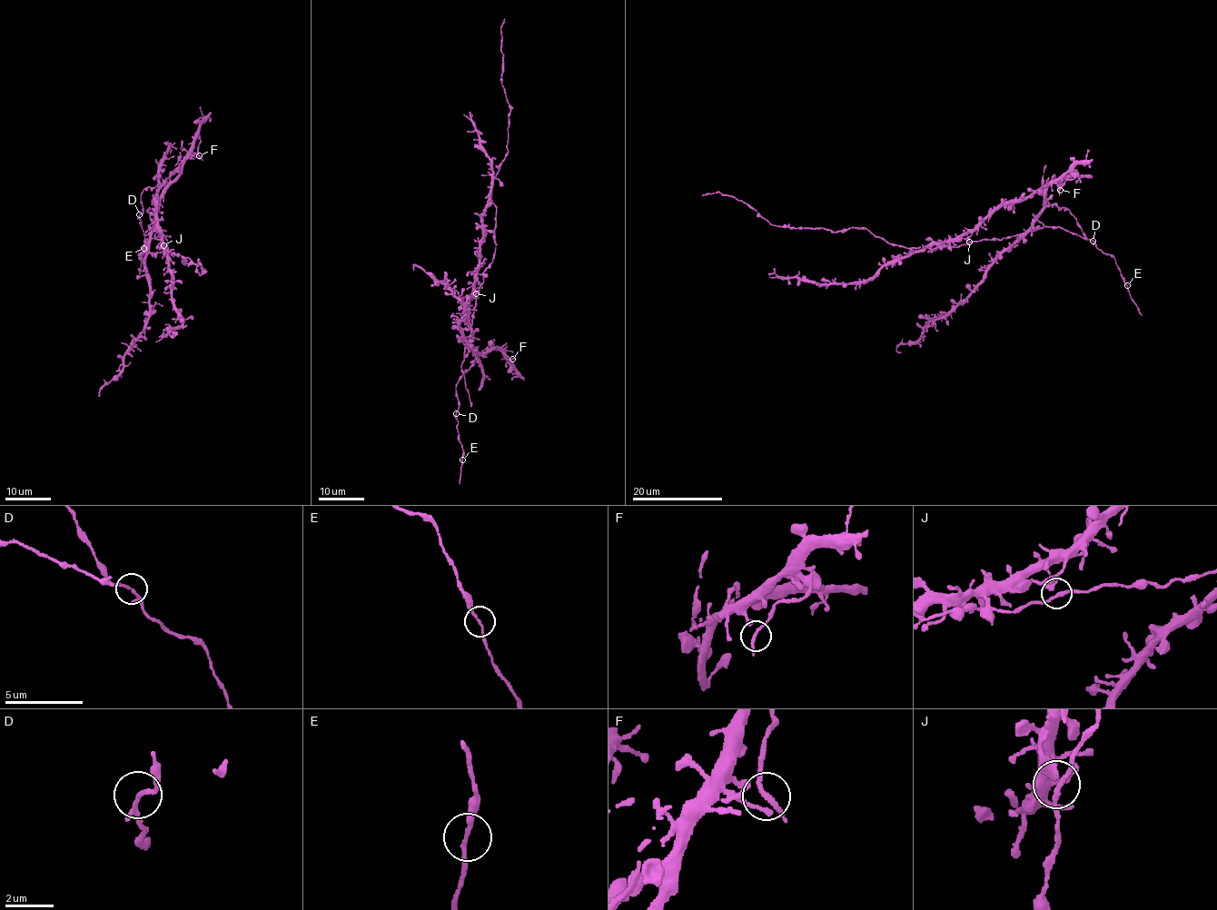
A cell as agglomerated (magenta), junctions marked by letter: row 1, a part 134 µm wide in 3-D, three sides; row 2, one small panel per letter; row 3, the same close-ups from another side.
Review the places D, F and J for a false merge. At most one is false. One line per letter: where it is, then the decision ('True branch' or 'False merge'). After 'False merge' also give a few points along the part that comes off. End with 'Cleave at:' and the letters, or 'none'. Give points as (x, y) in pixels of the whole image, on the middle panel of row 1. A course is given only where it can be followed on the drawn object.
D: Place: (456, 413). True branch
F: Place: (512, 359). True branch
J: Place: (476, 293). True branch
Cleave at: none

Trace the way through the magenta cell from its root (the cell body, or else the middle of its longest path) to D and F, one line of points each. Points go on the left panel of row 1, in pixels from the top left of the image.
D: (169, 251), (163, 244), (156, 225), (156, 205), (164, 183), (143, 191), (141, 196), (143, 212), (139, 213)
F: (169, 251), (163, 244), (156, 227), (156, 205), (165, 187), (176, 176), (179, 168), (190, 153), (199, 155)

